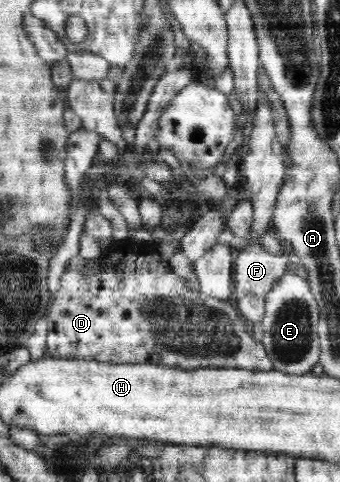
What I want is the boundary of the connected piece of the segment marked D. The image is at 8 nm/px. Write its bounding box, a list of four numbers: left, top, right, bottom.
[46,241,274,370]

